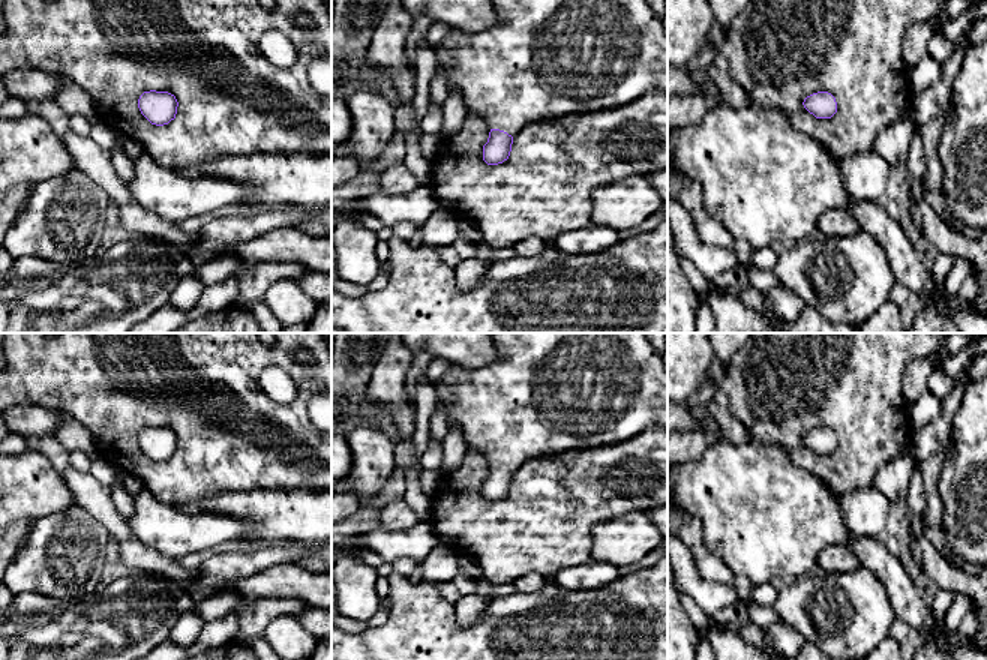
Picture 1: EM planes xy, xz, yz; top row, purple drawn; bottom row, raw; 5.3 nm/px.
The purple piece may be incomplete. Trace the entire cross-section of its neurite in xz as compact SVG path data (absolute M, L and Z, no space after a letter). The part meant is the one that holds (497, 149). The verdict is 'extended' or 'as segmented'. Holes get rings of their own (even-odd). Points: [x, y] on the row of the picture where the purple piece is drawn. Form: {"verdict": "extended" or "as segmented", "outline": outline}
{"verdict": "extended", "outline": "M490 0L496 9L498 22L480 33L464 33L452 28L444 40L434 46L436 69L447 70L447 87L460 93L466 114L482 117L490 132L483 146L483 160L488 165L498 165L508 159L513 136L526 124L562 117L566 114L585 114L618 108L639 99L645 93L668 93L668 33L662 20L645 0Z"}

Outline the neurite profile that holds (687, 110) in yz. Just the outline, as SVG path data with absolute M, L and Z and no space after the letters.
M698 93L668 99L668 130L696 126L708 111L705 98Z

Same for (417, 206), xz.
M420 186L405 195L386 195L372 190L360 204L360 213L378 218L384 226L398 222L411 222L422 226L436 208L438 201L428 186Z

